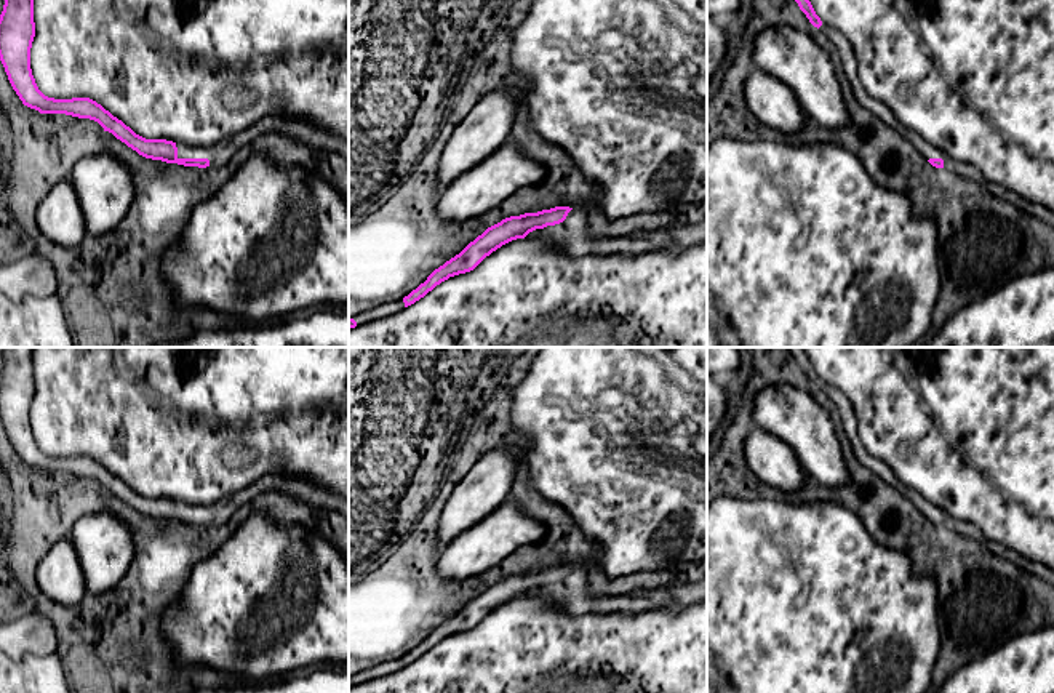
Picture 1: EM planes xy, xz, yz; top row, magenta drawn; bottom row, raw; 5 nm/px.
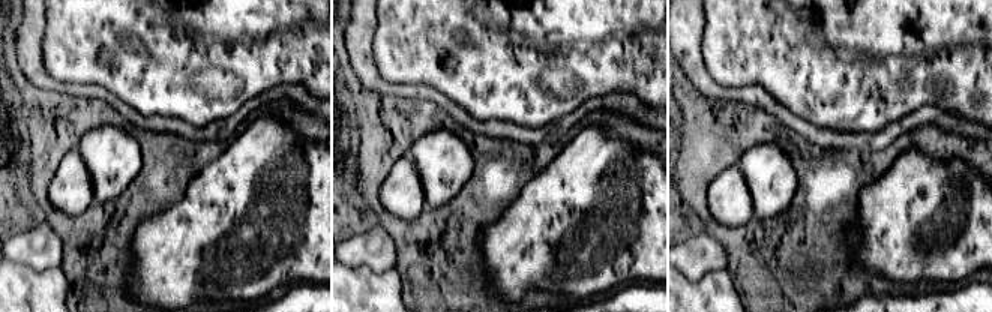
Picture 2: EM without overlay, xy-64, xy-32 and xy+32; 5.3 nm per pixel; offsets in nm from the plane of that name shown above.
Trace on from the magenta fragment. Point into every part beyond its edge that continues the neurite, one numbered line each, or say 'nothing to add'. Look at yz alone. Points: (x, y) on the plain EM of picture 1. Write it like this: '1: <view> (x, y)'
1: yz (926, 508)

